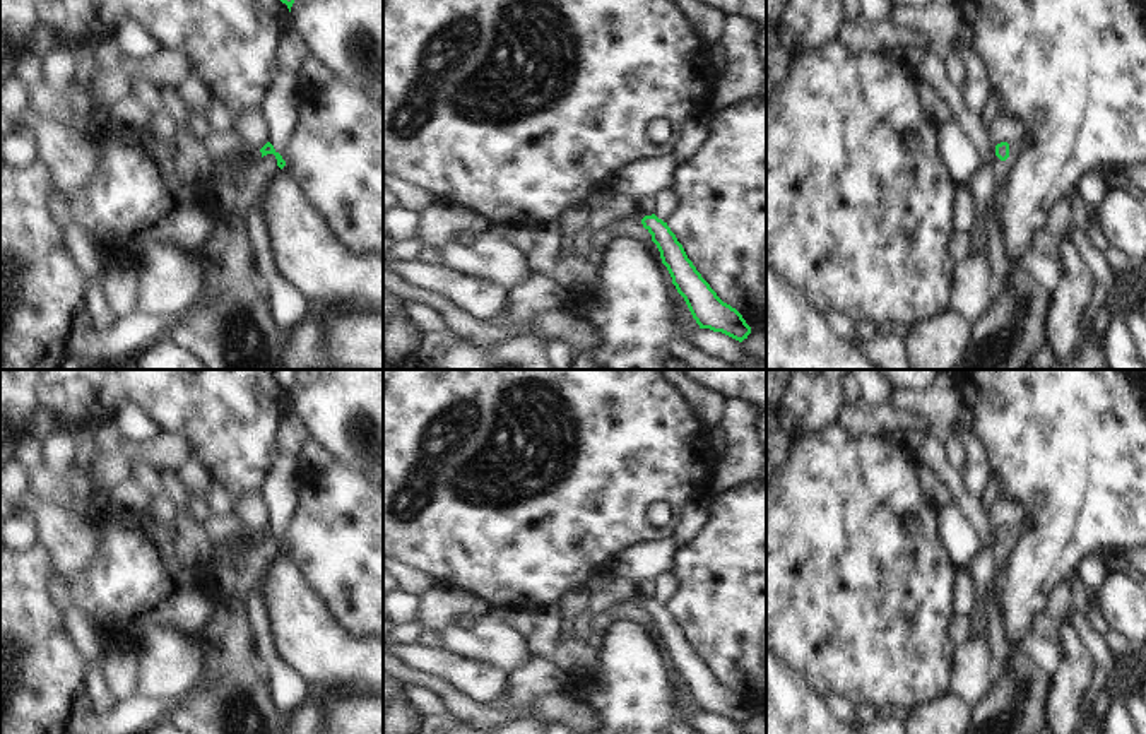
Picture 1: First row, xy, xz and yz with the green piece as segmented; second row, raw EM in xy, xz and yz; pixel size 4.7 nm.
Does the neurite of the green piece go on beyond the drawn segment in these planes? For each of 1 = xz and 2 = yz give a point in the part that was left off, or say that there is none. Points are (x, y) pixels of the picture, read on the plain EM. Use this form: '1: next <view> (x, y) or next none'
1: next none
2: next none

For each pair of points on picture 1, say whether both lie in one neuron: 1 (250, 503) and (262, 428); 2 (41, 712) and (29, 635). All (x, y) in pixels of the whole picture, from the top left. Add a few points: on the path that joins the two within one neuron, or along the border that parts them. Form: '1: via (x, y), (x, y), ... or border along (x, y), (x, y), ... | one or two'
1: border along (259, 490), (243, 493), (235, 500) | two
2: via (29, 693), (29, 654) | one

